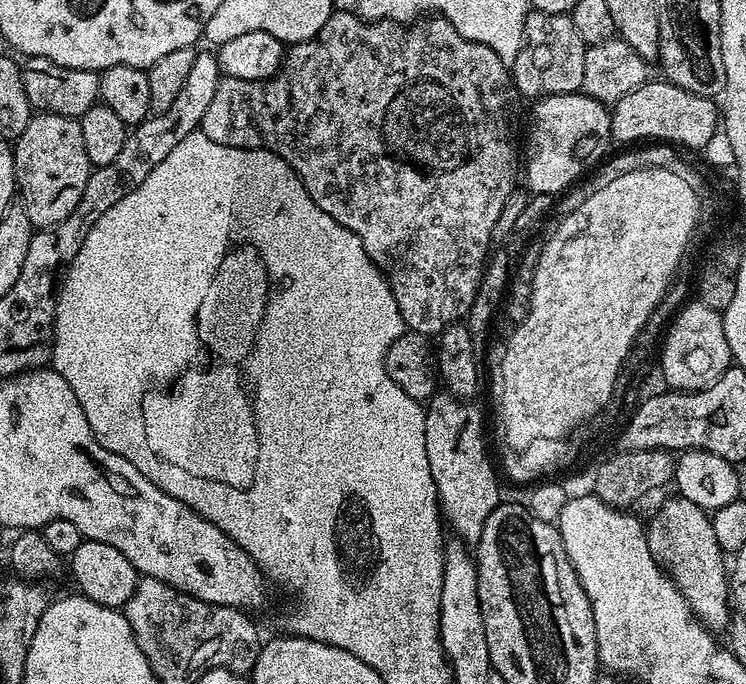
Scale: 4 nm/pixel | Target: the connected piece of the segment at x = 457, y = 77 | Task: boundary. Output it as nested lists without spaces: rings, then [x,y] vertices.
[[[336,10],[333,11],[332,16],[326,22],[326,26],[322,26],[322,30],[318,30],[318,34],[314,38],[304,40],[301,44],[291,45],[285,51],[284,63],[281,64],[279,72],[268,80],[243,80],[242,78],[224,76],[218,82],[218,90],[214,90],[214,98],[211,99],[210,107],[206,110],[206,114],[202,114],[199,131],[204,132],[206,138],[210,138],[210,142],[218,142],[222,146],[230,146],[231,148],[264,148],[267,152],[273,152],[283,158],[298,174],[298,178],[306,186],[310,198],[314,198],[314,202],[318,202],[318,206],[322,206],[322,210],[326,210],[326,214],[330,214],[330,218],[334,218],[334,222],[346,226],[346,230],[353,232],[363,242],[366,254],[376,264],[377,268],[384,273],[388,285],[392,287],[392,293],[398,302],[398,310],[404,319],[405,329],[417,332],[418,335],[427,338],[436,338],[445,328],[449,328],[451,324],[463,321],[466,309],[468,309],[468,301],[473,302],[474,296],[478,292],[478,286],[483,282],[485,263],[490,256],[488,255],[488,247],[493,247],[494,244],[492,231],[495,228],[495,223],[506,205],[506,198],[510,197],[513,189],[518,184],[516,182],[516,132],[512,129],[512,96],[514,97],[514,85],[509,65],[504,64],[502,58],[498,58],[498,54],[494,50],[490,50],[490,46],[462,38],[462,34],[458,34],[458,30],[454,30],[454,26],[450,21],[439,14],[432,14],[427,18],[417,19],[409,24],[398,24],[395,20],[369,22],[360,19],[354,12]]]

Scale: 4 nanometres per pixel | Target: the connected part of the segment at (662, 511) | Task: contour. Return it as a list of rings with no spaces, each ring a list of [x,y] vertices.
[[[679,494],[673,495],[673,500],[668,500],[652,516],[652,521],[647,521],[646,535],[648,549],[652,551],[652,557],[661,569],[670,577],[677,591],[681,593],[689,611],[712,634],[723,633],[730,623],[730,572],[724,568],[726,553],[721,550],[718,538],[714,536],[714,526],[709,513],[699,508],[694,502]]]

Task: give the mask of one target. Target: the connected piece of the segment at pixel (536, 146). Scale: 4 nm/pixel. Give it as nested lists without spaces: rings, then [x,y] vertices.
[[[583,91],[567,92],[557,96],[541,96],[535,101],[532,125],[528,128],[528,184],[535,195],[559,197],[575,180],[580,180],[608,152],[612,139],[612,114],[605,105],[584,95]]]

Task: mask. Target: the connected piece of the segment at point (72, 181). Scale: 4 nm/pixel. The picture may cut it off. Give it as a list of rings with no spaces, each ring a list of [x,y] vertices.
[[[33,115],[26,130],[22,130],[19,140],[15,141],[14,155],[16,158],[18,200],[25,214],[30,218],[33,229],[43,230],[52,228],[55,224],[61,224],[70,214],[70,210],[74,210],[74,206],[78,206],[78,198],[82,198],[82,190],[86,190],[88,176],[94,167],[88,160],[79,123],[66,116]]]

